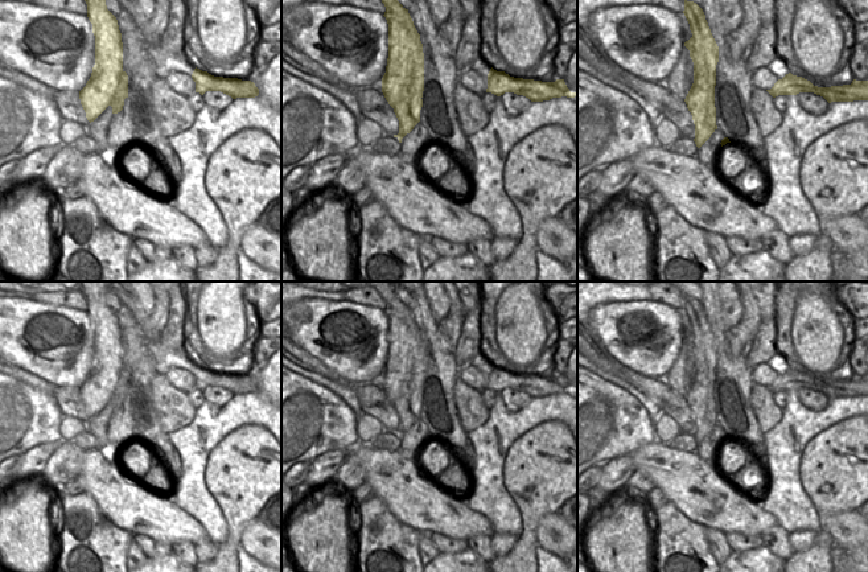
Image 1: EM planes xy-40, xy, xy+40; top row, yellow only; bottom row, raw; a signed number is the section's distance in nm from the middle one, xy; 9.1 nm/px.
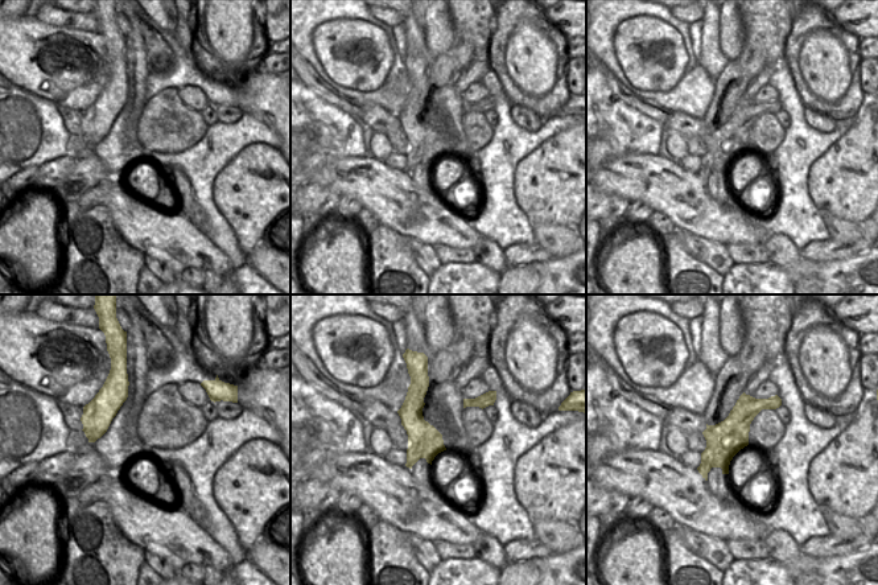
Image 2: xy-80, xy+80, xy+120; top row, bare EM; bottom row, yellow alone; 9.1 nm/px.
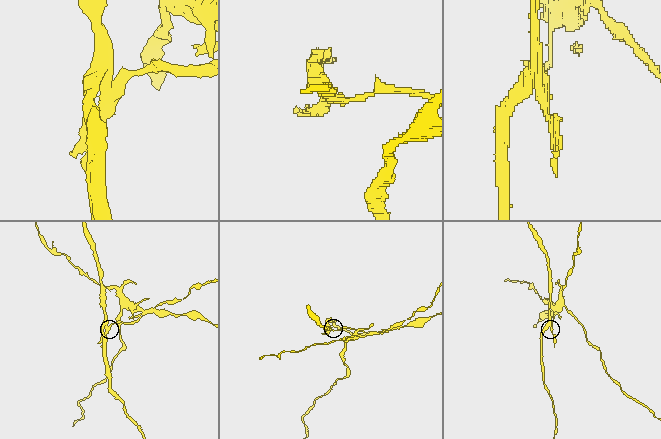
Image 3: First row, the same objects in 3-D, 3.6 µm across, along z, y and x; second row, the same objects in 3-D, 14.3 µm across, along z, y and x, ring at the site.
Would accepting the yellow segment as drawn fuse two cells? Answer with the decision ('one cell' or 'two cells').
two cells

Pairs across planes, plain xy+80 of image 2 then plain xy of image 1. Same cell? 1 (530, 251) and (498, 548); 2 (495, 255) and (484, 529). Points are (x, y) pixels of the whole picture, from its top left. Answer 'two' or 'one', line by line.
1: one
2: two

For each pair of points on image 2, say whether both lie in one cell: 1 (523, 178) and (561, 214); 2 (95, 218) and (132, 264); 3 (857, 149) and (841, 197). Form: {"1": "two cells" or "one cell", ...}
{"1": "one cell", "2": "one cell", "3": "one cell"}

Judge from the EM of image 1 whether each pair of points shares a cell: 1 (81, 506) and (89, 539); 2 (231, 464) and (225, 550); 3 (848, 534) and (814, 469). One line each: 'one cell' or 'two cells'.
1: one cell
2: one cell
3: two cells

